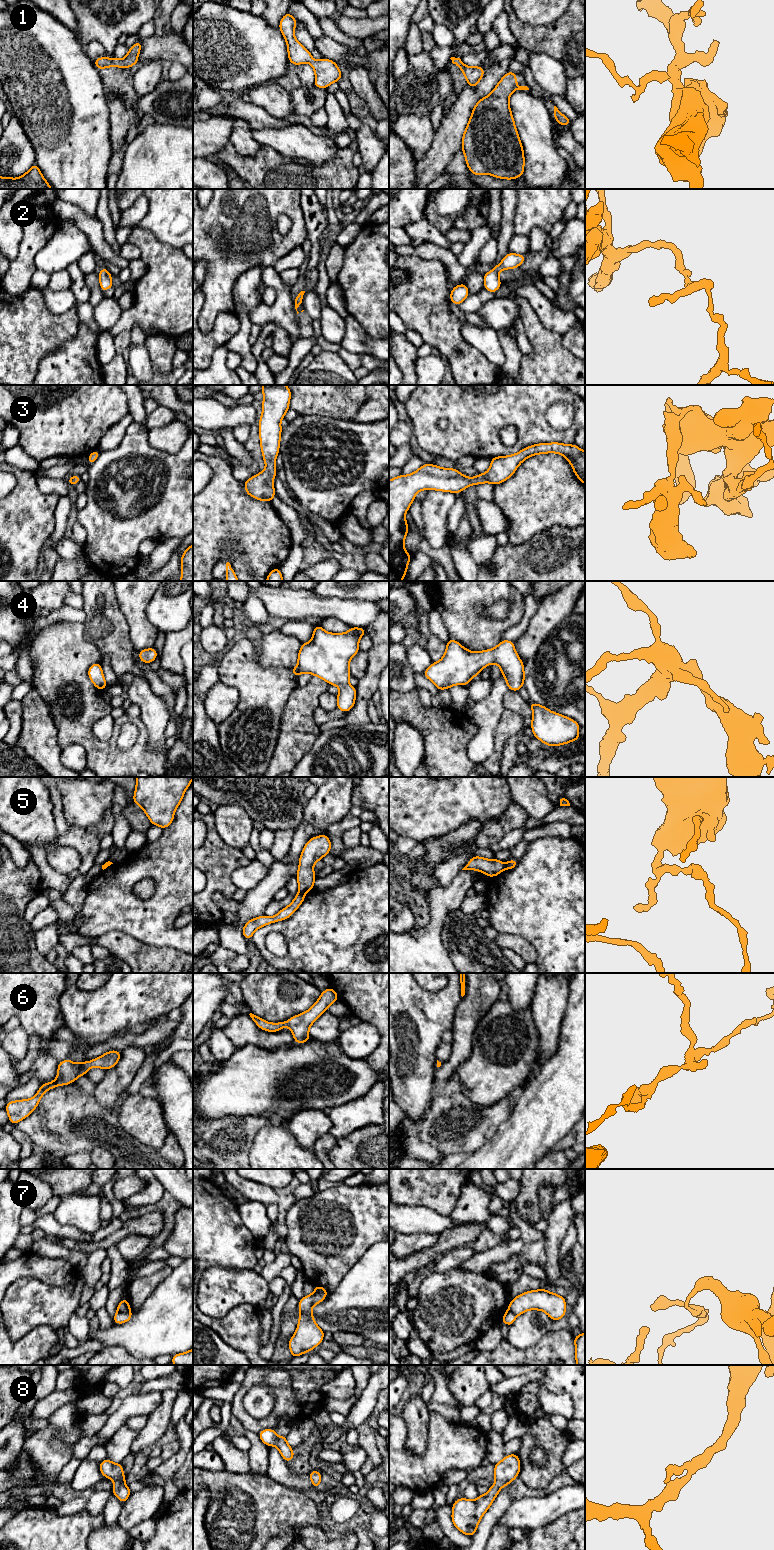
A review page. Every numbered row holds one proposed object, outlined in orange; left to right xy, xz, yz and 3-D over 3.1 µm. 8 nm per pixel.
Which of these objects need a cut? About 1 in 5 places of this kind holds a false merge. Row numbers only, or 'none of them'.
5, 7

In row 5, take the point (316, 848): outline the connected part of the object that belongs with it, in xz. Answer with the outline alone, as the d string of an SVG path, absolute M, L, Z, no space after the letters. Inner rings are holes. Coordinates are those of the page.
M326 834L313 837L306 842L299 857L299 867L296 874L300 893L314 889L316 875L313 865L329 854L330 850L331 841Z

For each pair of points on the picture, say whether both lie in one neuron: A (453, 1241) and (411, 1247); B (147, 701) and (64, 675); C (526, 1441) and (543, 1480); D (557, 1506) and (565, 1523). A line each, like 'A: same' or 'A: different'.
A: different
B: different
C: same
D: different

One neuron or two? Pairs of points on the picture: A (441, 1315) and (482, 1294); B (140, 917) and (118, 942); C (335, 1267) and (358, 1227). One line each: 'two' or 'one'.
A: one
B: two
C: one

